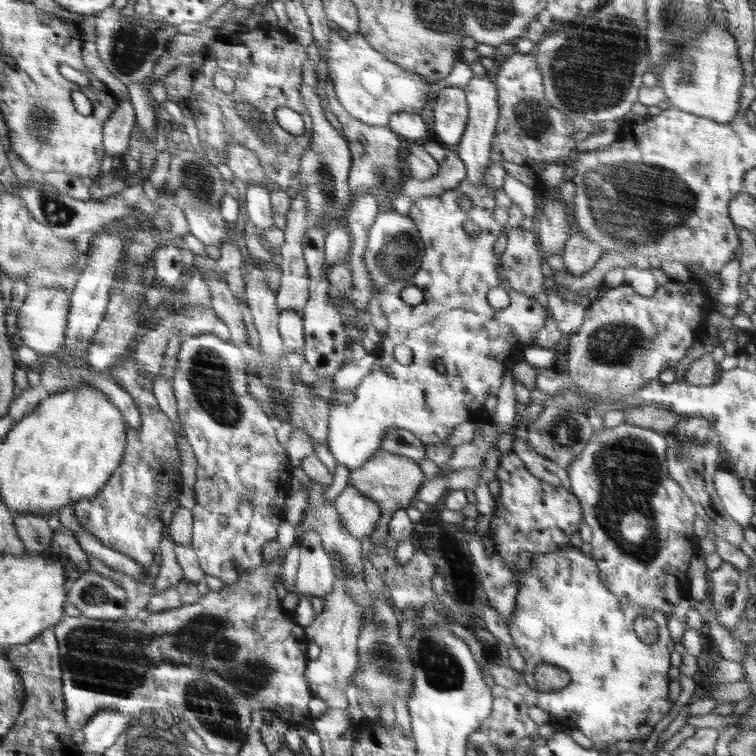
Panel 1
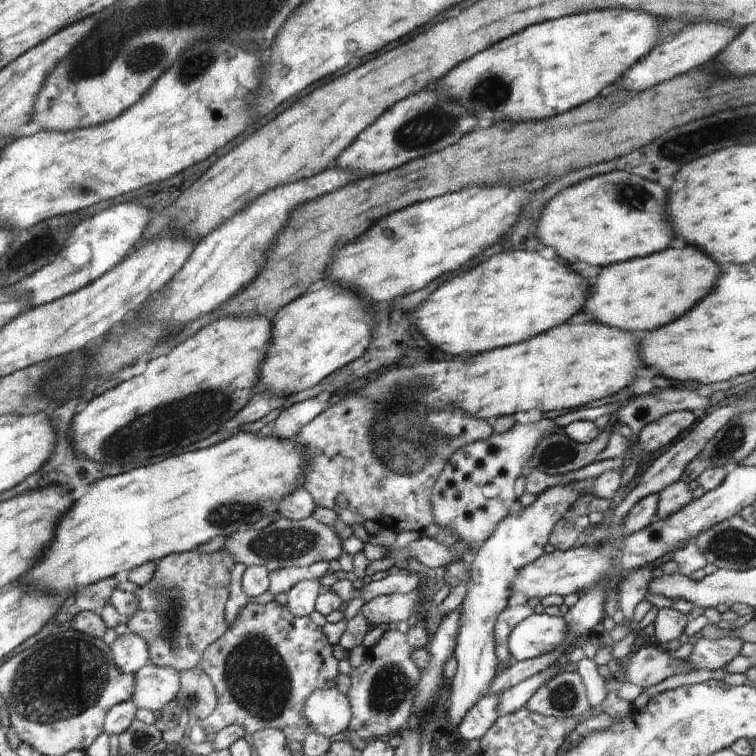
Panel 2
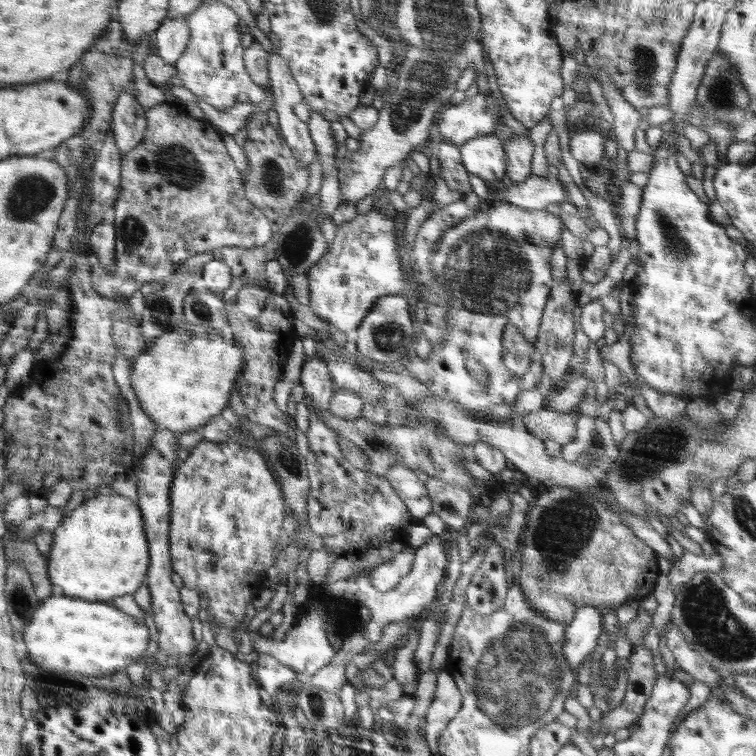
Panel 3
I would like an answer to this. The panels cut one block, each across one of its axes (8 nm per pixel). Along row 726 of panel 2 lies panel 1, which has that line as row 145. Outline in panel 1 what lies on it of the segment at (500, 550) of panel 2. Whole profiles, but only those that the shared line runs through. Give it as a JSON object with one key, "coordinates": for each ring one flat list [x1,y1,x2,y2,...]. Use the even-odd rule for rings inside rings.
{"coordinates":[[444,87,431,110,431,126,449,148,455,149,468,122,468,107,463,87]]}

